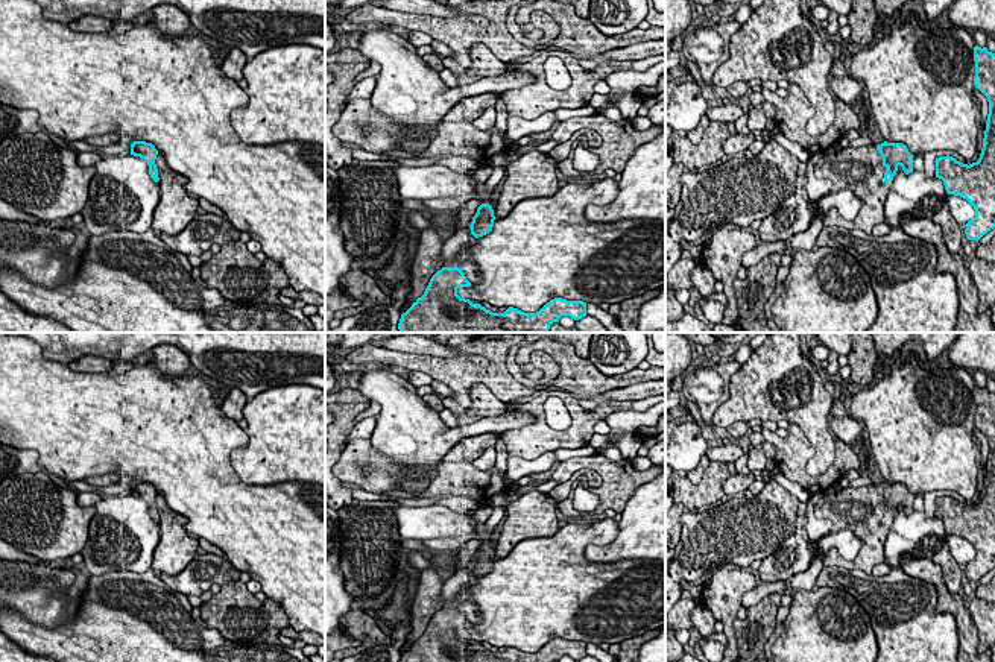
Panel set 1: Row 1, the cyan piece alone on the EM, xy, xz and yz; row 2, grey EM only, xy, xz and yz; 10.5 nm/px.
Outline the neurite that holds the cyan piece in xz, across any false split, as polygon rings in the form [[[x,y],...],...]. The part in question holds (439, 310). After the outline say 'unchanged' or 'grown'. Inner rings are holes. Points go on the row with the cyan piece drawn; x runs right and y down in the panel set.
[[[457,266],[437,270],[424,295],[401,314],[400,333],[548,333],[550,325],[559,322],[562,316],[570,316],[574,320],[586,316],[586,302],[562,298],[551,299],[536,313],[524,313],[513,307],[509,307],[504,313],[492,313],[480,304],[460,298],[457,295],[459,287],[471,287],[471,282]]]; unchanged

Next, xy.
[[[134,141],[131,144],[131,155],[134,156],[140,156],[141,159],[144,159],[149,166],[149,175],[150,178],[158,182],[158,169],[155,164],[158,150],[155,149],[155,146],[152,143],[146,143],[146,141]]]; unchanged

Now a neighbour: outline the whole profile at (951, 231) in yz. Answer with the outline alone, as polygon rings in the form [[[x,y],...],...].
[[[945,203],[931,220],[940,226],[949,254],[957,254],[962,247],[962,229],[952,217],[948,203]]]

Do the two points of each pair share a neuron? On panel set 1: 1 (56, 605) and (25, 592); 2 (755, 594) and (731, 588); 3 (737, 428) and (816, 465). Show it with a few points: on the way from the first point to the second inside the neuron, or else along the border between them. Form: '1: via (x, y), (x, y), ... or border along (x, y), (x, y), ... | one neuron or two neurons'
1: via (49, 597), (41, 592), (32, 592) | one neuron
2: border along (755, 585), (742, 597), (740, 605) | two neurons
3: border along (745, 421), (735, 421), (726, 428) | two neurons

